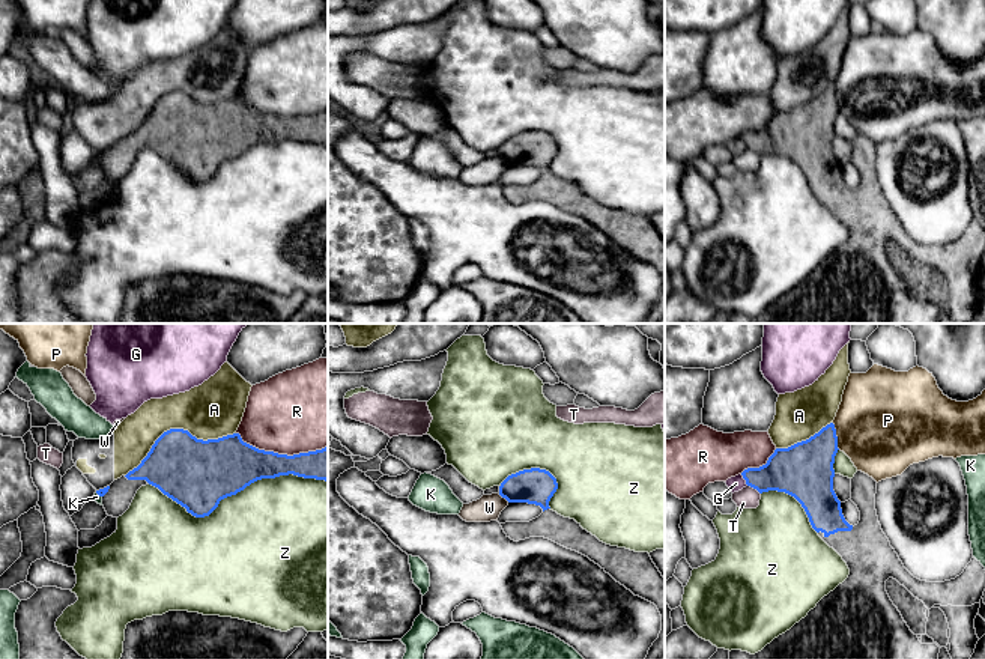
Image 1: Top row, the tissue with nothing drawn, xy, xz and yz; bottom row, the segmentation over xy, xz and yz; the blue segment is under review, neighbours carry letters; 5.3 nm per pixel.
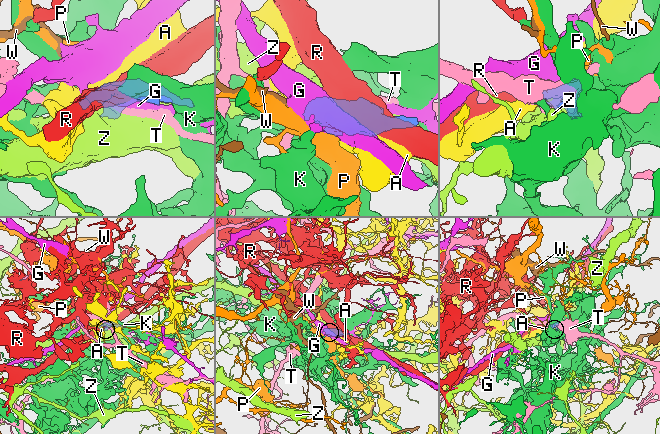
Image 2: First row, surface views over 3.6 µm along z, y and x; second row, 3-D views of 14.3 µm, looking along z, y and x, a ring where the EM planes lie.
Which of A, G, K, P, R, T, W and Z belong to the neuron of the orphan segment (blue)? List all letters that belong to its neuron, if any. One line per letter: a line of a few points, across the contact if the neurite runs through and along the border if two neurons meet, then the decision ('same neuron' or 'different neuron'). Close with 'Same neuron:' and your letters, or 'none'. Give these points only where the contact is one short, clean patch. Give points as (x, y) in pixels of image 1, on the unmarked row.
A: different neuron
G: different neuron
K: line xy (95, 155), (101, 160); different neuron
P: different neuron
R: different neuron
T: different neuron
W: line xz (498, 157), (509, 164); different neuron
Z: different neuron
Same neuron: none

